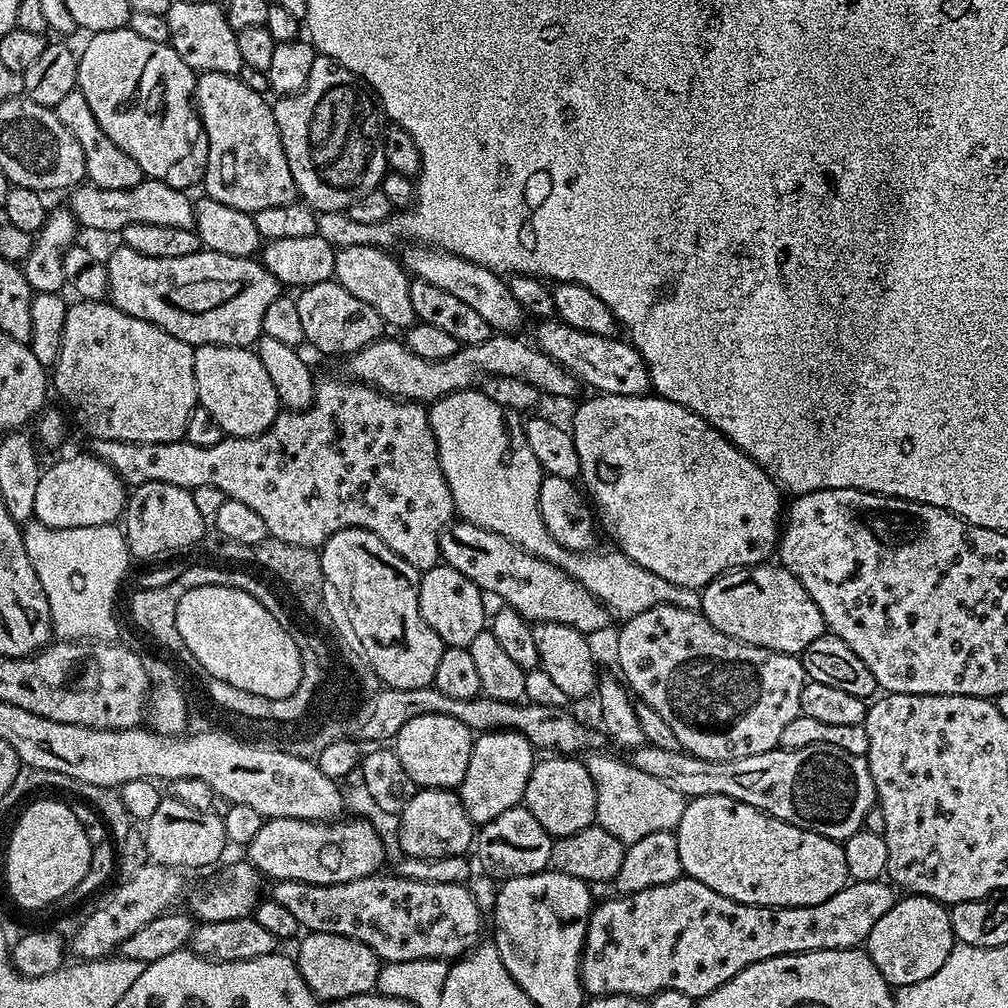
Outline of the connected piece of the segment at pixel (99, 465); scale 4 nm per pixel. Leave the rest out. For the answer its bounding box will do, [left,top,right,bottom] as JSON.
[33,454,126,528]

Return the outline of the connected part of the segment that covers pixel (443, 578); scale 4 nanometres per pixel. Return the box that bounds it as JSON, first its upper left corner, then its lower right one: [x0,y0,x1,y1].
[418,562,486,648]

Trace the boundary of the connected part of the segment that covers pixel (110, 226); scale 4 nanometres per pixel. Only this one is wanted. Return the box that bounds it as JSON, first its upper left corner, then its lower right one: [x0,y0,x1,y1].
[66,178,195,233]

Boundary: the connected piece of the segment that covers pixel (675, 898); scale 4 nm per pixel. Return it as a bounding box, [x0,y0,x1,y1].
[580,874,898,998]

